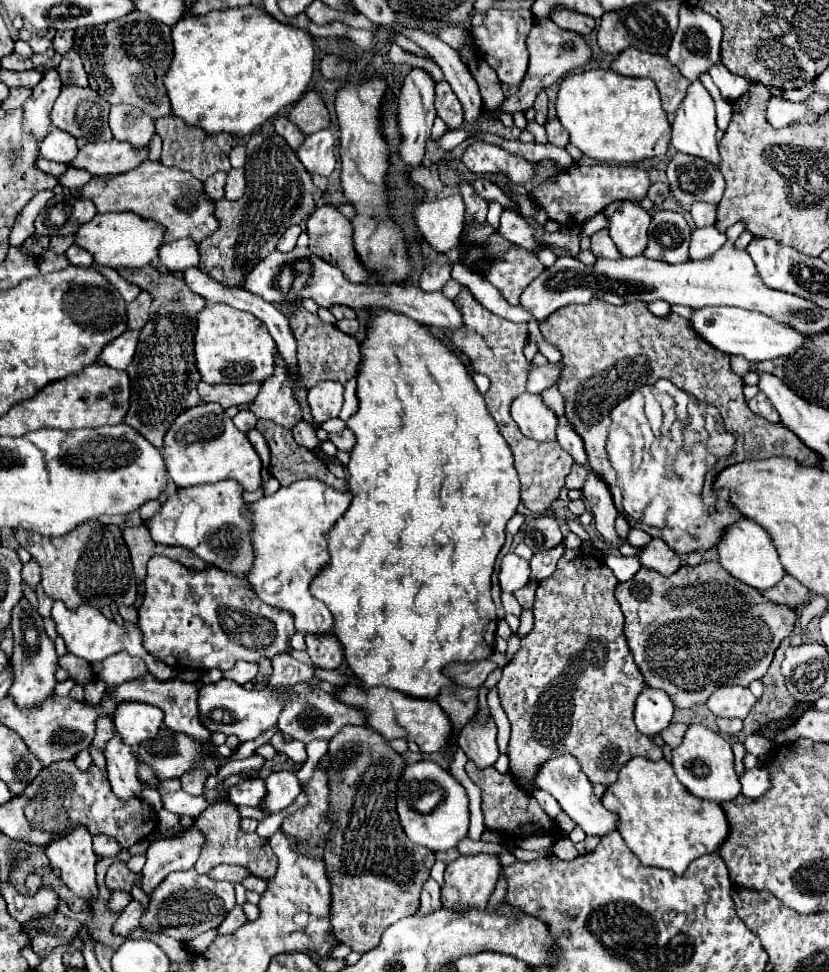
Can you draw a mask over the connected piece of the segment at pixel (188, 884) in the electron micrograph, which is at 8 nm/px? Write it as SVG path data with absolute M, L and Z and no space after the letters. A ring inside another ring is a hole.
M194 869L190 871L176 871L166 877L164 883L160 883L160 889L150 895L150 907L148 913L142 915L140 925L146 931L154 933L166 933L174 937L180 943L186 943L214 927L218 927L224 917L234 907L234 885L212 881L204 875L198 875Z

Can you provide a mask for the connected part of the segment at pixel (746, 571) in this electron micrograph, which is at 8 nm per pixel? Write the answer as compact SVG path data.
M742 519L742 521L736 521L736 525L728 525L728 529L724 531L724 537L720 537L720 541L718 541L718 555L720 555L722 567L732 577L736 577L742 583L756 587L760 591L770 589L786 575L786 571L778 559L778 551L772 545L772 539L760 525L756 525L750 519Z

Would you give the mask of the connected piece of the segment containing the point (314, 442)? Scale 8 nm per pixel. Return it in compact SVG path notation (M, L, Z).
M306 421L296 423L294 429L292 429L292 435L294 435L294 439L296 439L298 445L304 445L308 449L316 449L320 445L320 441L316 437L316 431Z

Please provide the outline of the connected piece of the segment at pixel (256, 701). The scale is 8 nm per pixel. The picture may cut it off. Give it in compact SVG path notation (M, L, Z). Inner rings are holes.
M222 679L214 685L202 685L200 687L200 699L198 699L200 719L212 733L222 731L226 735L236 735L242 743L254 741L258 735L262 735L264 731L268 731L270 727L276 725L278 715L284 709L284 703L288 697L290 697L288 693L278 695L270 687L248 691L242 685L238 685L236 681Z

